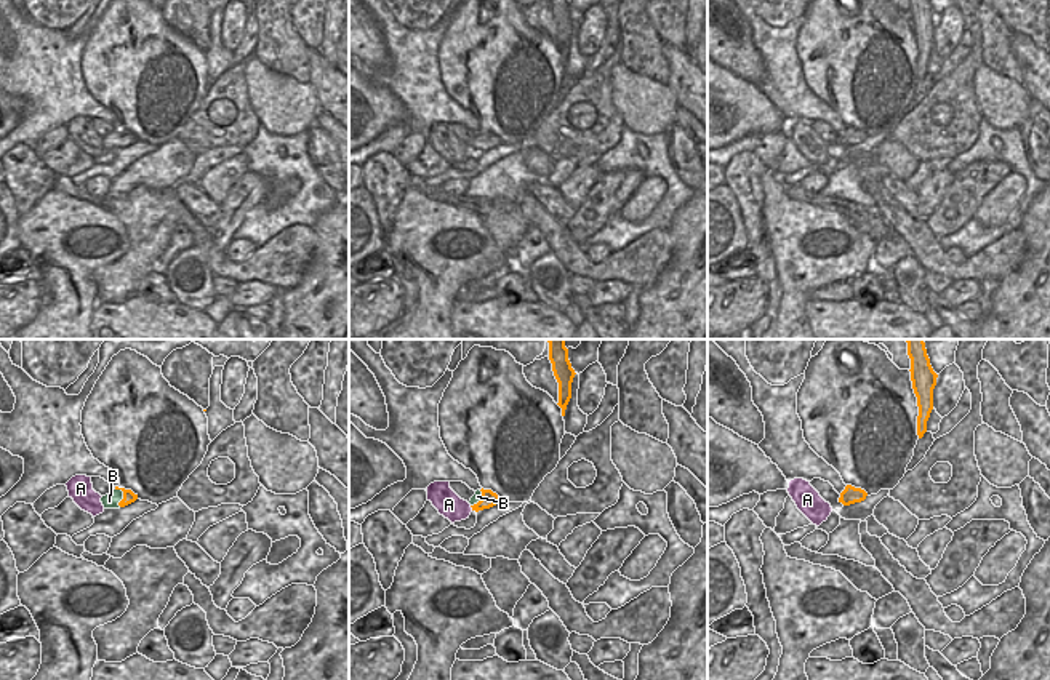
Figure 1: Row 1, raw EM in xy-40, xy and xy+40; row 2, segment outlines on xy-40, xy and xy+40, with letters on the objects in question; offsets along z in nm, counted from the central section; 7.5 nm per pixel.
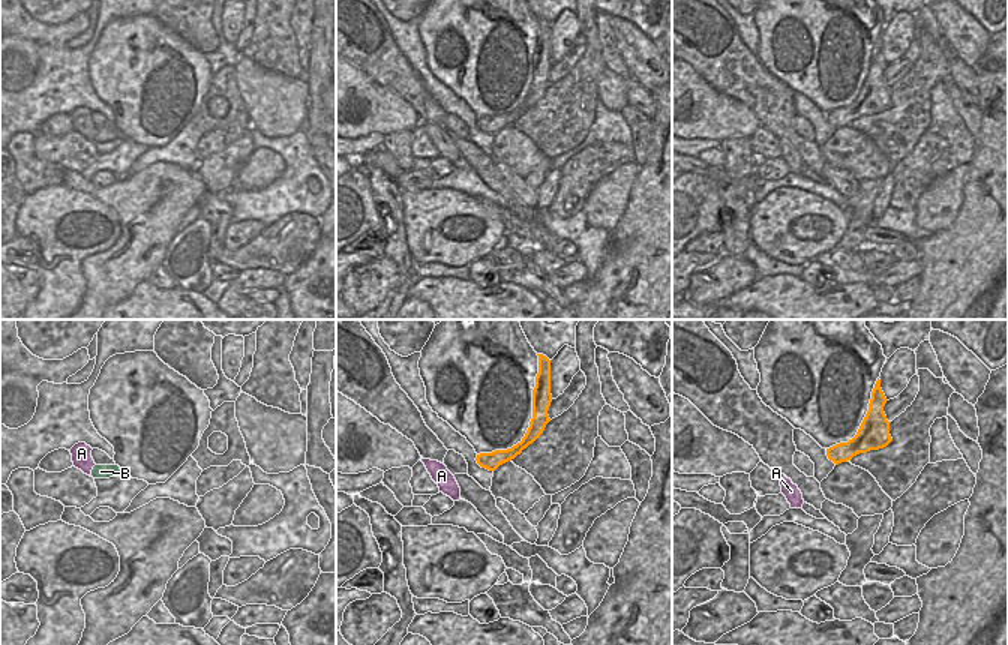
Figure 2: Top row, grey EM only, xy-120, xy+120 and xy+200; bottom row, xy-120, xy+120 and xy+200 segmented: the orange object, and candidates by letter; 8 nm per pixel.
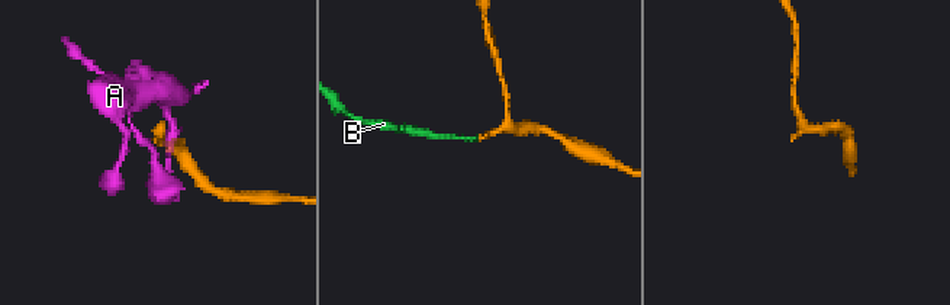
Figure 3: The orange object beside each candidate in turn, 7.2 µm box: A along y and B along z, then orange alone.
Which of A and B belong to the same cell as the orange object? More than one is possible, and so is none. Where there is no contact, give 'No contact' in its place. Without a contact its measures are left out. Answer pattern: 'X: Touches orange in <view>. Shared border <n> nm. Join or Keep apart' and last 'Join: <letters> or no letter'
A: Touches orange in xy. Shared border 50 nm. Keep apart
B: Touches orange in xy-40. Shared border 150 nm. Join
Join: B.

